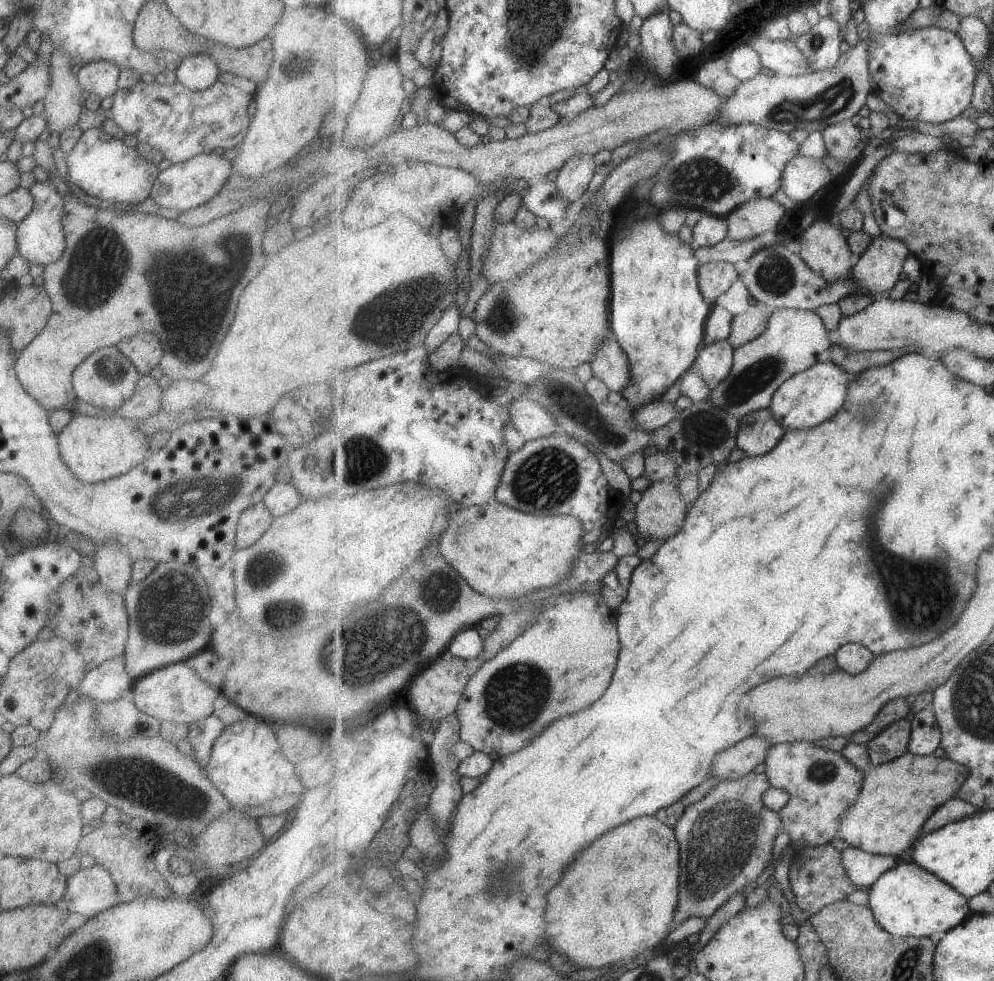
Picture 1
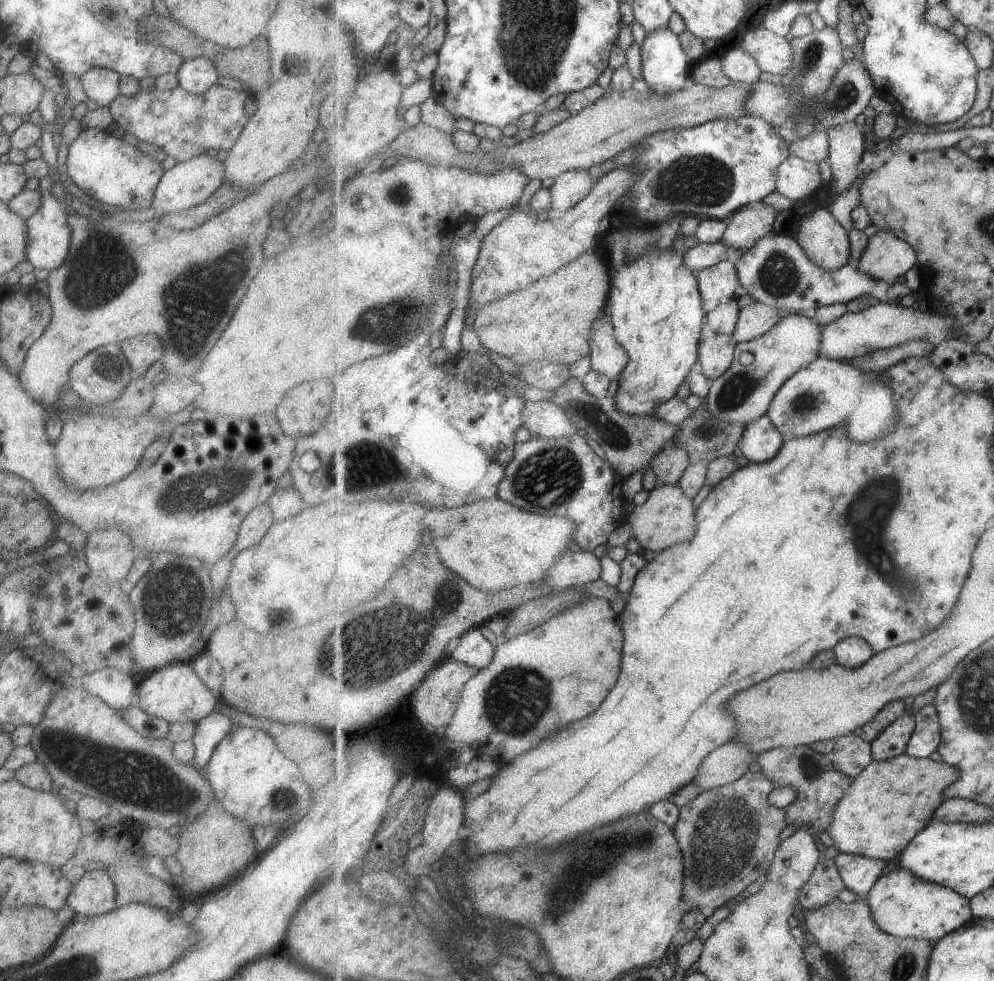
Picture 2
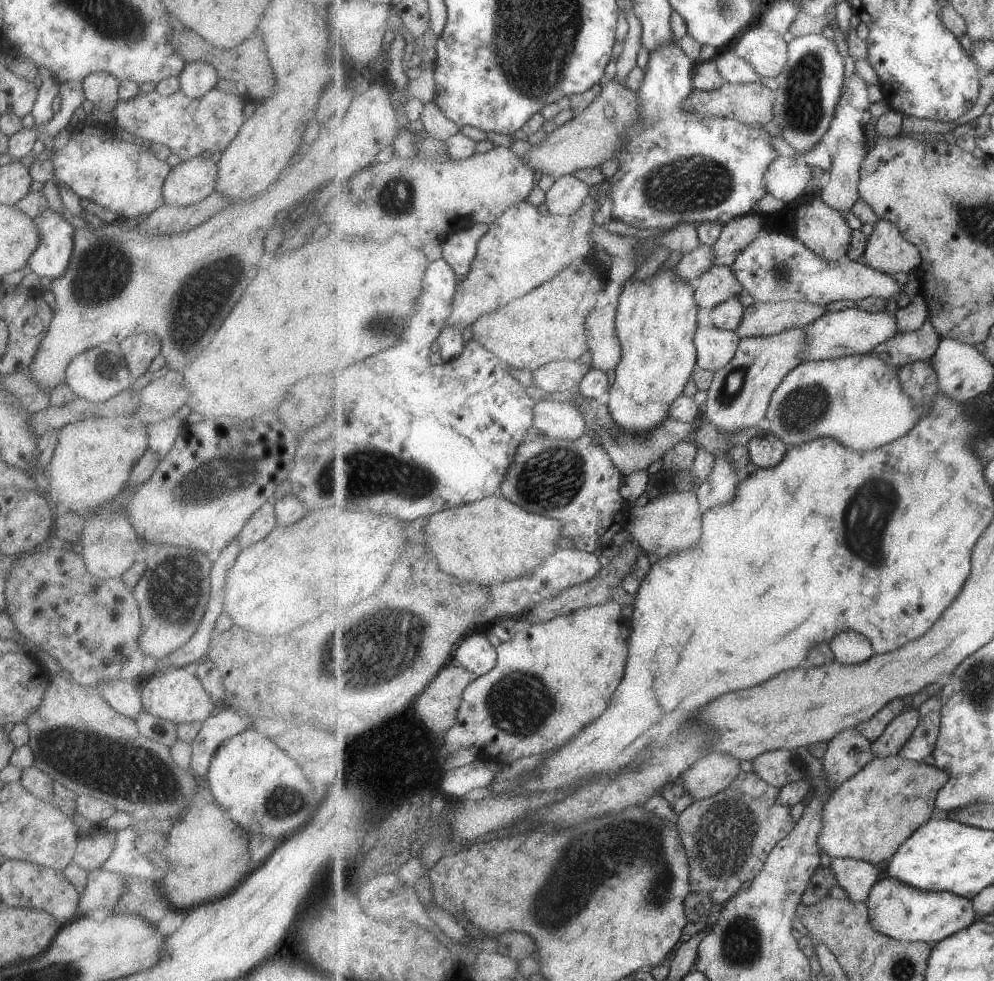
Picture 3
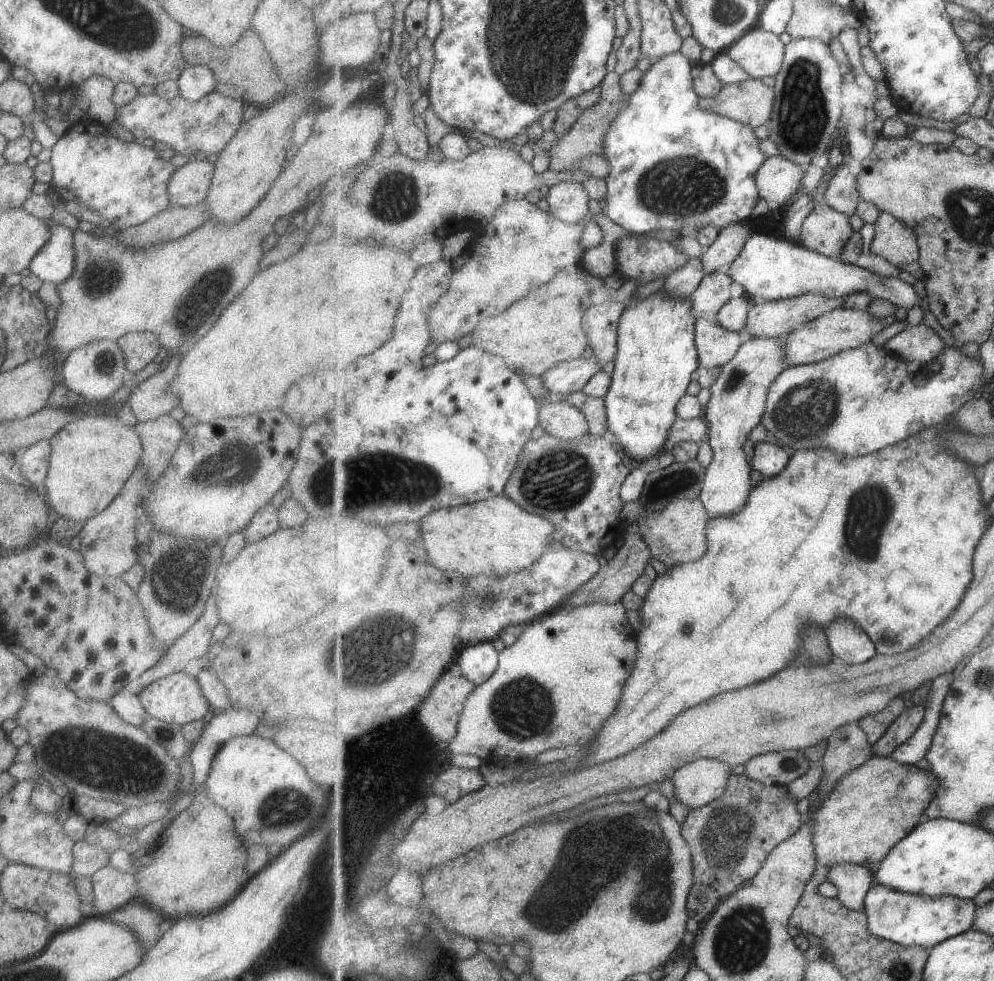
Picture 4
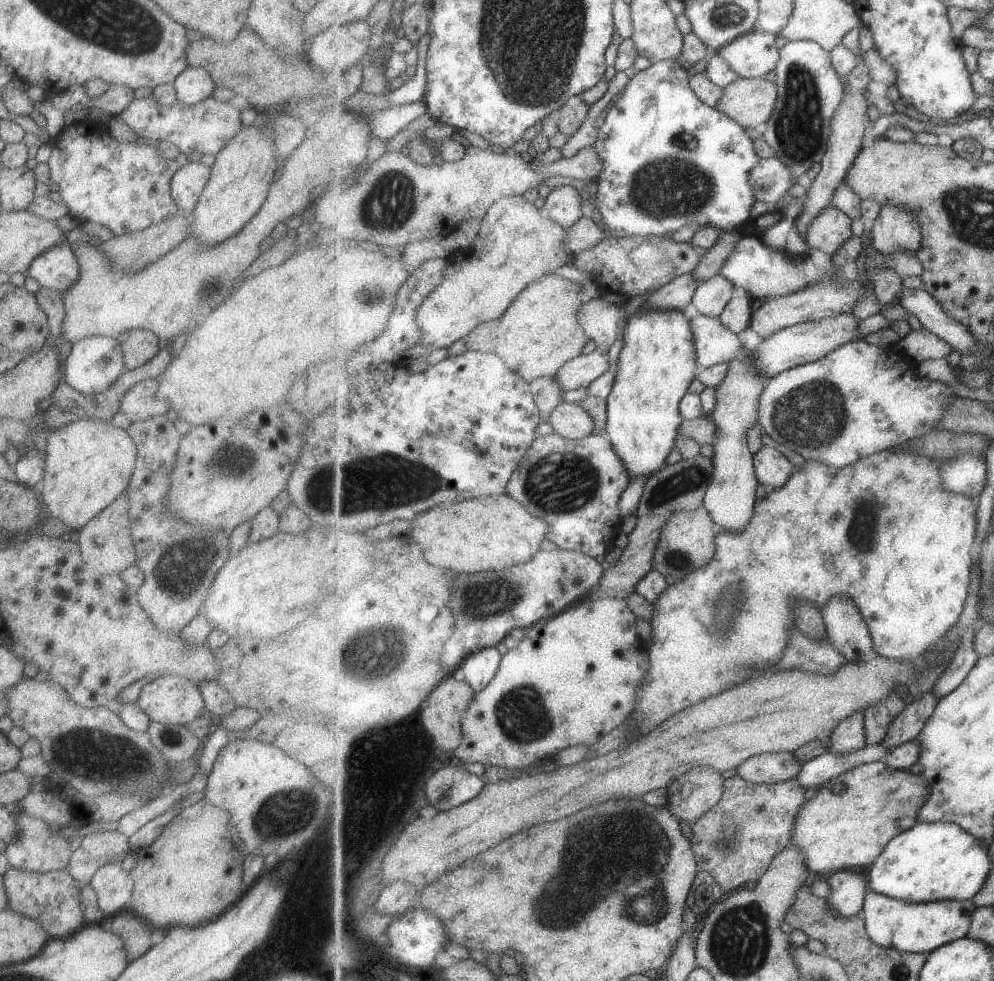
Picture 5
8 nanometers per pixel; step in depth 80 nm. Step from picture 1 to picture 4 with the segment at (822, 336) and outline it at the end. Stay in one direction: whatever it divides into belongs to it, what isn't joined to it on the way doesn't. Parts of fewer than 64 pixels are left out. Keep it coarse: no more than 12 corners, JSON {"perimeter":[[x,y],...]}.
{"perimeter":[[785,336],[751,337],[705,406],[712,517],[748,504],[745,446],[789,367]]}

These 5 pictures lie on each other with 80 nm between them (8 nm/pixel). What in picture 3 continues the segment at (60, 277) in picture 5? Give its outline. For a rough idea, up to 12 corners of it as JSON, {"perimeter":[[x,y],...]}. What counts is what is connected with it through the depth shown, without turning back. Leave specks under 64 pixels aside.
{"perimeter":[[48,207],[31,220],[28,264],[52,280],[69,262],[74,228]]}

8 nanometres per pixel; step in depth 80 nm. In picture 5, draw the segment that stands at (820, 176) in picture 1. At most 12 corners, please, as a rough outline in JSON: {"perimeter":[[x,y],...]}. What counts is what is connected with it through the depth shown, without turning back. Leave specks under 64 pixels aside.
{"perimeter":[[777,157],[749,174],[757,201],[771,206],[793,188],[793,172]]}

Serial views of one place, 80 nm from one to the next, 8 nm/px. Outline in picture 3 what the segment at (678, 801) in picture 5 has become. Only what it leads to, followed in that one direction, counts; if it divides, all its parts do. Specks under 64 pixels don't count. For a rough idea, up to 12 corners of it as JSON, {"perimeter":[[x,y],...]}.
{"perimeter":[[713,751],[679,782],[693,800],[725,790],[741,760]]}

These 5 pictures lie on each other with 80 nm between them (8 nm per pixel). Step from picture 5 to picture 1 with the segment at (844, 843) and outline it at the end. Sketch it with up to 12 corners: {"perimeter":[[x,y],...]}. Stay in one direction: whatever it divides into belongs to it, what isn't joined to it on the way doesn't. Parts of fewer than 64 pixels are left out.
{"perimeter":[[908,751],[870,765],[839,837],[901,856],[970,768]]}

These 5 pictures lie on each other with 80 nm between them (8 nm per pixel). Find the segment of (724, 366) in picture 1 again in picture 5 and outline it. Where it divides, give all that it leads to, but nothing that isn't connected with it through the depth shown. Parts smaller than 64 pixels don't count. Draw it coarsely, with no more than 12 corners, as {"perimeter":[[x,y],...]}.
{"perimeter":[[718,317],[691,320],[697,372],[732,361],[741,338]]}

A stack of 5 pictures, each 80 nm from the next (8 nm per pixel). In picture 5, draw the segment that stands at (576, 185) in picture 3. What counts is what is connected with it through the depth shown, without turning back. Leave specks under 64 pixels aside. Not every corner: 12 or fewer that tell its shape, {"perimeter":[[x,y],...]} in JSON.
{"perimeter":[[573,186],[551,190],[543,209],[567,229],[583,216]]}

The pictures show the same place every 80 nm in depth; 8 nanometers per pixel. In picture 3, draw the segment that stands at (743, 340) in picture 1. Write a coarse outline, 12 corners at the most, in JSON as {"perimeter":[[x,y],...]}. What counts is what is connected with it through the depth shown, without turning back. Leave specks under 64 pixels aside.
{"perimeter":[[808,301],[754,302],[736,333],[771,336],[824,314]]}

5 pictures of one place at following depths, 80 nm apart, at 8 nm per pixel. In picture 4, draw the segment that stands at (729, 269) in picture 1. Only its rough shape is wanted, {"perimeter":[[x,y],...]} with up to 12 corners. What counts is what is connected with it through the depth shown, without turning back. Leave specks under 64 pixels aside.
{"perimeter":[[715,271],[692,294],[693,312],[719,312],[733,299],[733,279]]}

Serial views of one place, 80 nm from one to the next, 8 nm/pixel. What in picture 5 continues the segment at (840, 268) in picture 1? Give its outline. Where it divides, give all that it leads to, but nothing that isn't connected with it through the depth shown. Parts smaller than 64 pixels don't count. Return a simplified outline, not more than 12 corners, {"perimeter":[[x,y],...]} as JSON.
{"perimeter":[[827,206],[807,242],[831,258],[852,236],[852,218]]}

